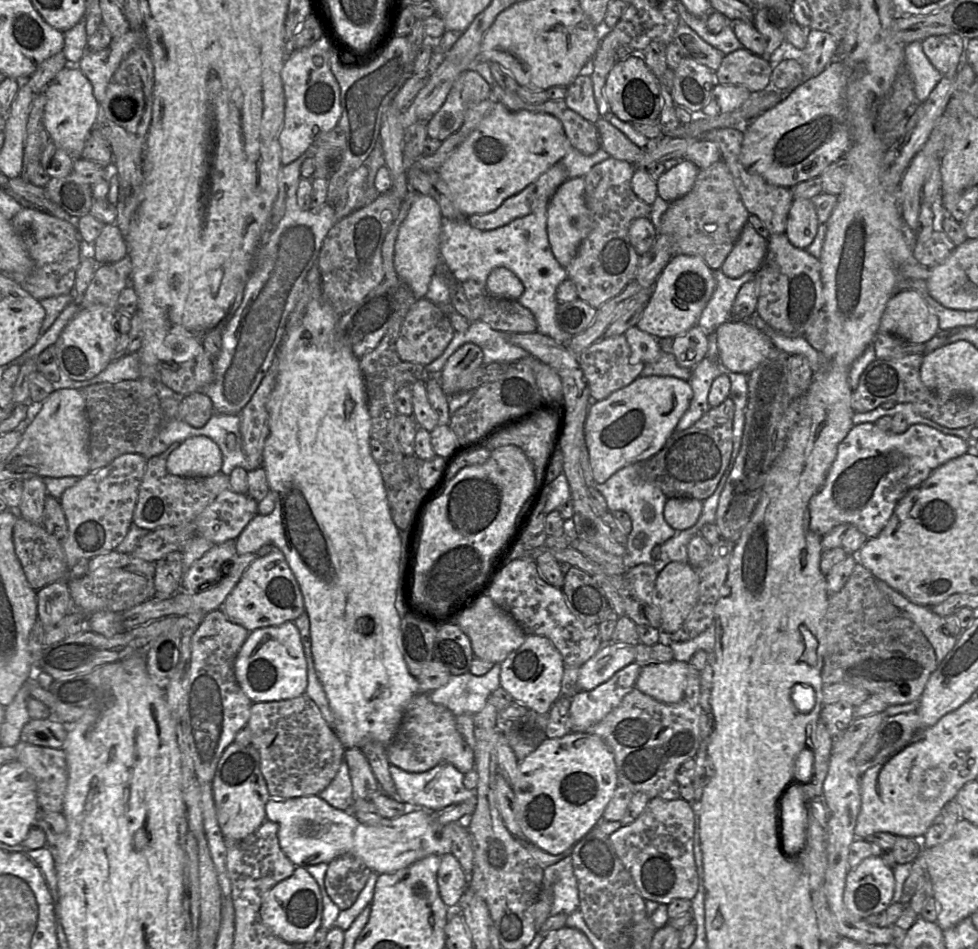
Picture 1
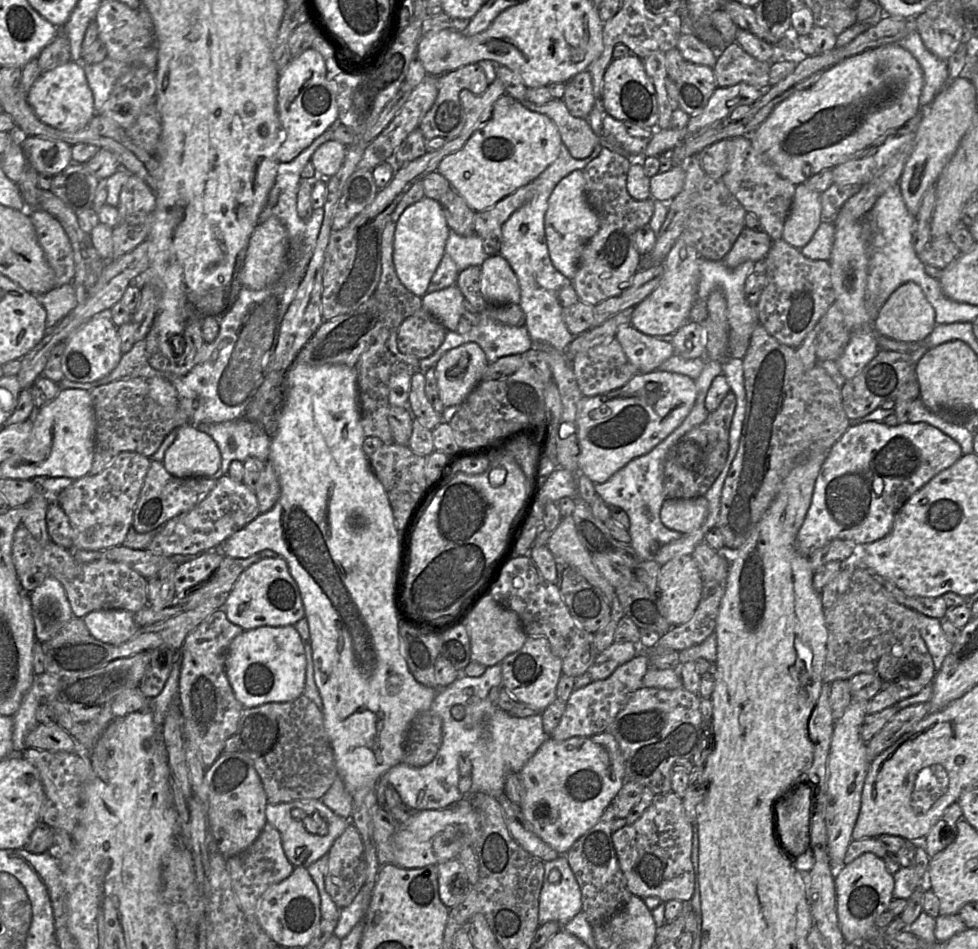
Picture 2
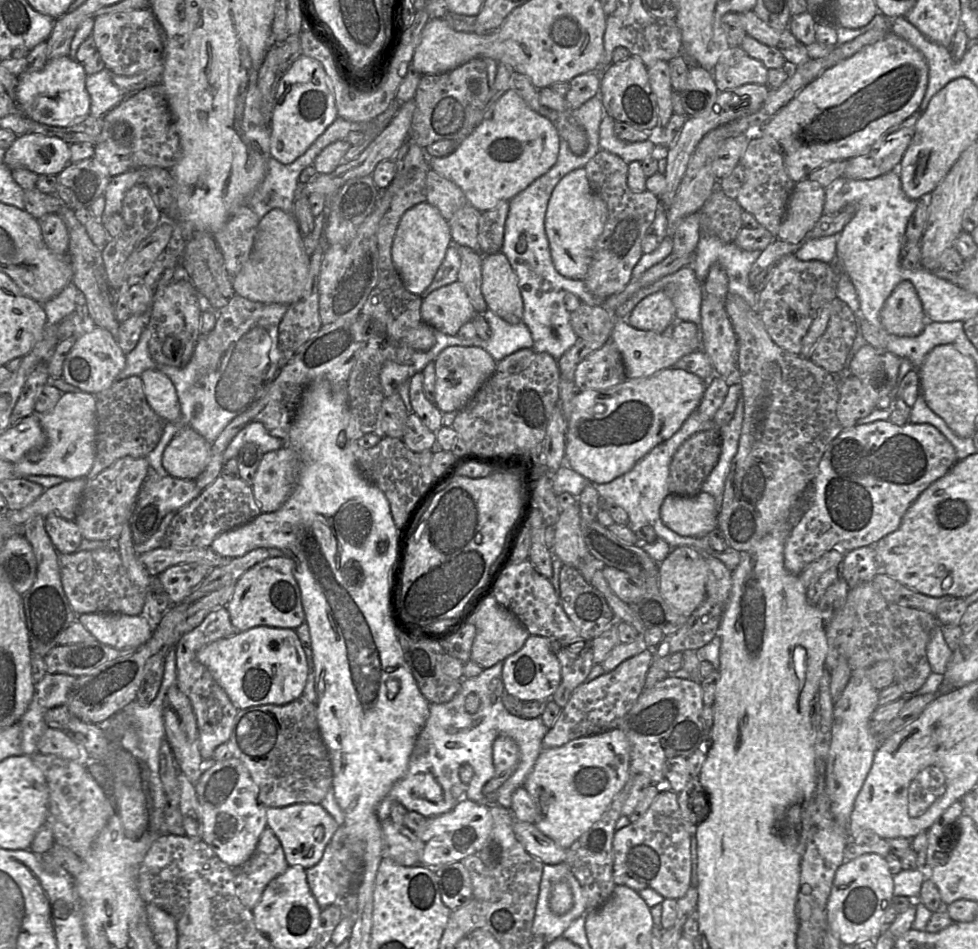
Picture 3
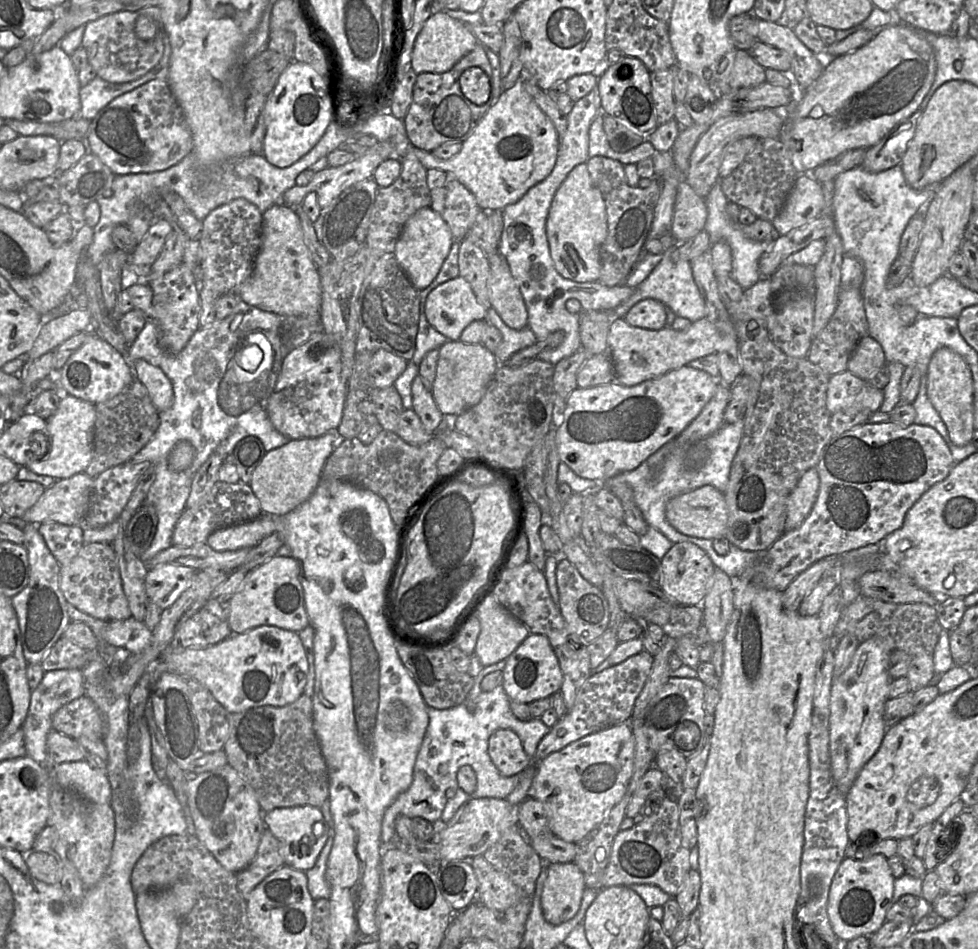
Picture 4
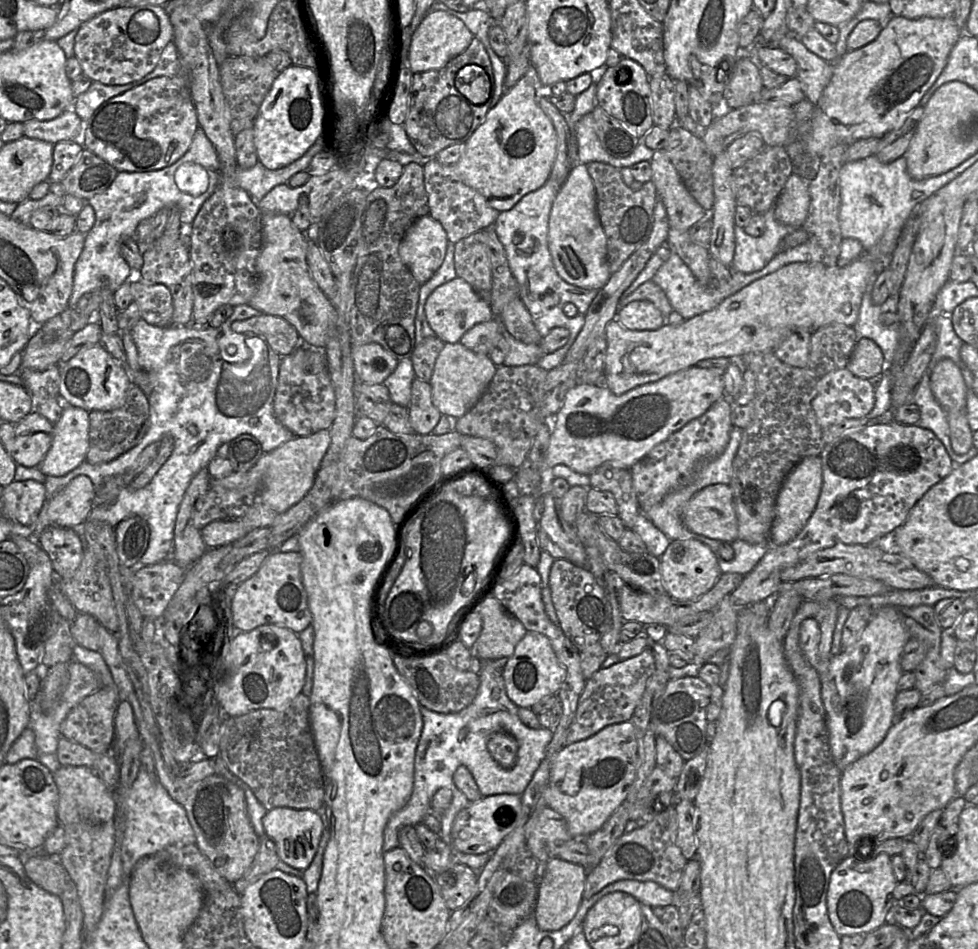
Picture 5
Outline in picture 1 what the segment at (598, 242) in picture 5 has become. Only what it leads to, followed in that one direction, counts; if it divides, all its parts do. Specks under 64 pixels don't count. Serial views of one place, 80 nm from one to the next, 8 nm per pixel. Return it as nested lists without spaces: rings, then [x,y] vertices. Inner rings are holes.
[[[568,178],[548,203],[547,235],[551,250],[559,264],[566,268],[575,257],[578,247],[593,228],[593,219],[585,201],[585,179]]]

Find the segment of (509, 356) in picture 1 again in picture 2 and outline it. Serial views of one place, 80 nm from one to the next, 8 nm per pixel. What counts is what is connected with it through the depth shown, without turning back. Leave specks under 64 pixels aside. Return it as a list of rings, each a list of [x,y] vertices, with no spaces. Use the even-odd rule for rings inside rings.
[[[487,308],[482,311],[480,321],[466,334],[447,331],[441,346],[429,357],[419,362],[419,372],[427,372],[436,366],[440,358],[449,350],[474,342],[484,351],[487,361],[492,364],[499,358],[522,354],[533,347],[533,341],[526,326],[508,326],[492,320]]]

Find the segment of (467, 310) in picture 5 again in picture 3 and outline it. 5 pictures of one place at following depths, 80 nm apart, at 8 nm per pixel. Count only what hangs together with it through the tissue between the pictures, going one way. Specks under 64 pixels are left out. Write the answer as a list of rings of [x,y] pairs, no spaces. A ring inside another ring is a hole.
[[[458,280],[422,299],[422,321],[448,335],[457,335],[459,329],[472,321],[476,313],[465,287]]]

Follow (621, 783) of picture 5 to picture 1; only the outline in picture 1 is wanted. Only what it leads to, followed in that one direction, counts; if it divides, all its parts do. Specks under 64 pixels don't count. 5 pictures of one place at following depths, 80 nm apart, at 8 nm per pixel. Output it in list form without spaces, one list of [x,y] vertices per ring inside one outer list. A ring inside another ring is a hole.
[[[571,732],[560,738],[546,738],[518,764],[518,776],[512,785],[514,813],[524,838],[552,855],[561,854],[581,840],[603,819],[603,813],[618,786],[614,755],[597,735]]]

